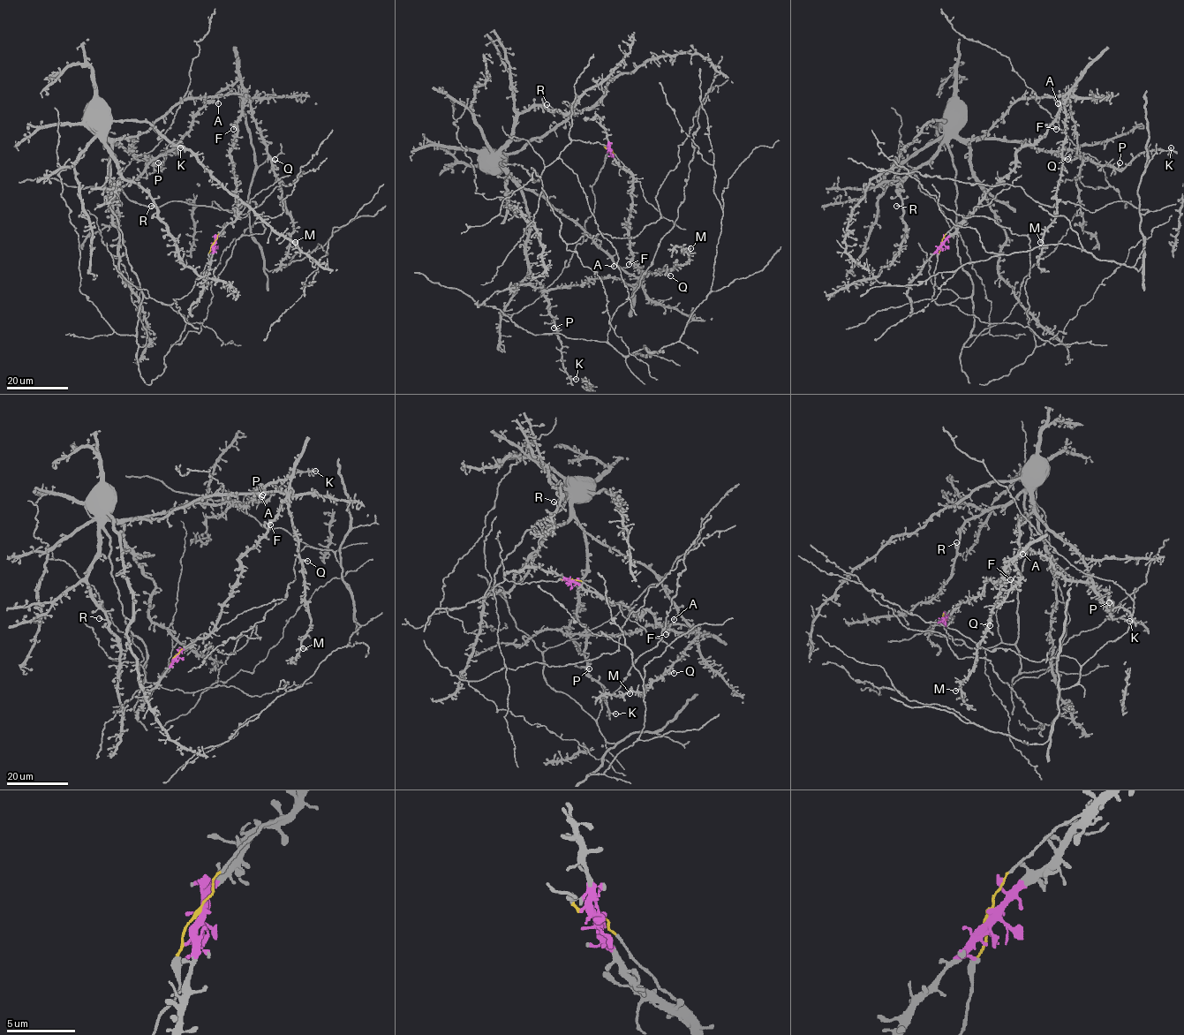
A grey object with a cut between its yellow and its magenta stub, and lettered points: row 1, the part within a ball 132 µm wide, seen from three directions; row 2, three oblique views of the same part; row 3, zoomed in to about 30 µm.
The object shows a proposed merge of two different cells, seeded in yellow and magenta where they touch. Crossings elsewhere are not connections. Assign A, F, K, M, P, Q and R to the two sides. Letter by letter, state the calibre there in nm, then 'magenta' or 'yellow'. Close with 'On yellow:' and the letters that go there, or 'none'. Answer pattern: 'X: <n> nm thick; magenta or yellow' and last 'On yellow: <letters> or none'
A: 400 nm thick; yellow
F: 360 nm thick; magenta
K: 300 nm thick; yellow
M: 280 nm thick; magenta
P: 300 nm thick; yellow
Q: 240 nm thick; magenta
R: 300 nm thick; yellow
On yellow: A, K, P, R

